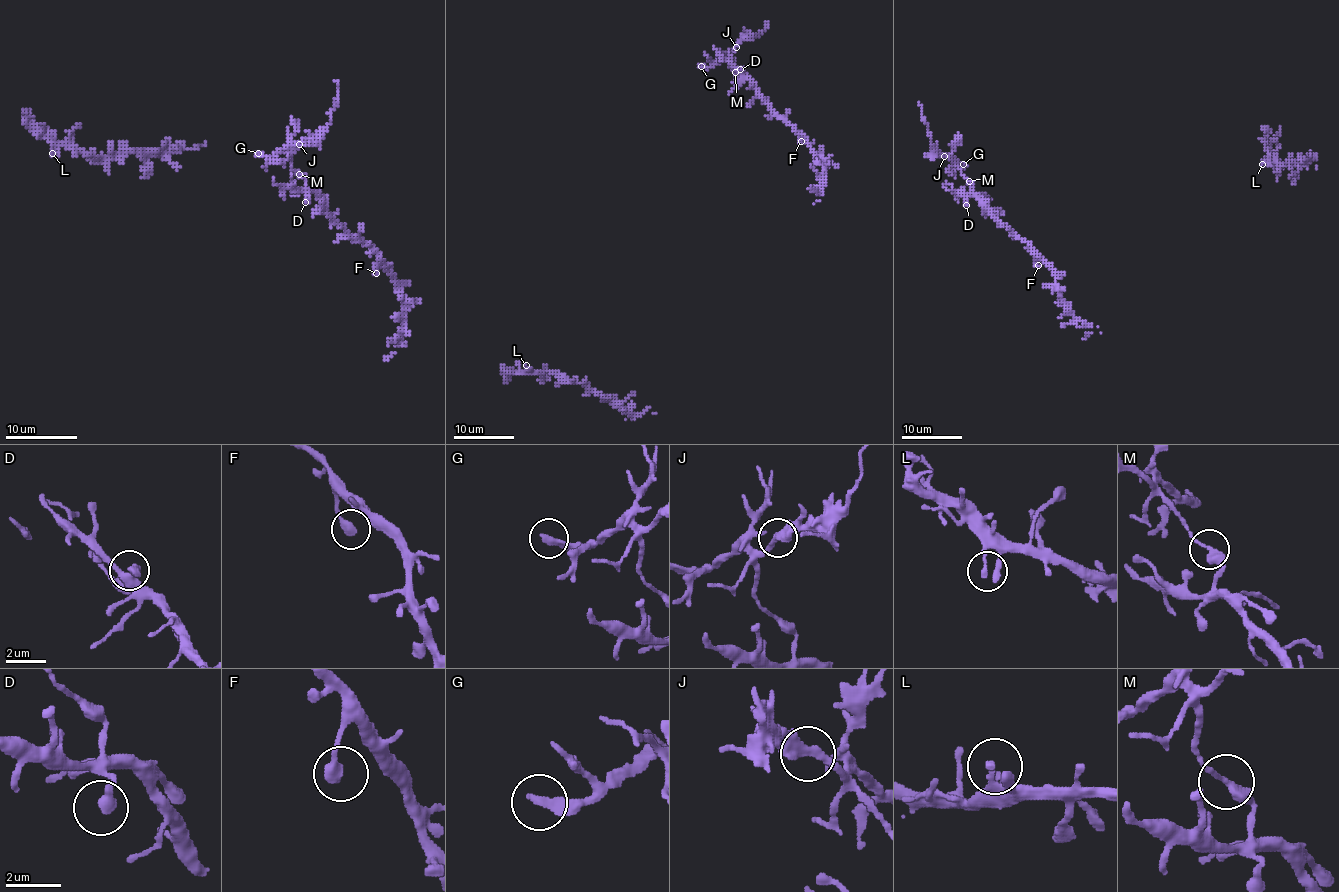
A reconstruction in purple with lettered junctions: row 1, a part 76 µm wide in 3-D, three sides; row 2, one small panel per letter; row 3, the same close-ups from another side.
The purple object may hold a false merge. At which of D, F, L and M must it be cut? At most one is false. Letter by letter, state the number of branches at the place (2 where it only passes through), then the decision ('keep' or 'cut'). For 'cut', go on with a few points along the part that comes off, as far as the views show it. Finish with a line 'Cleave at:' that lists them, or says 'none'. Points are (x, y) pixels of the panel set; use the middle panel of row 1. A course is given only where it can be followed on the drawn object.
D: 1 branches meet; keep
F: 1 branches meet; keep
L: 1 branches meet; keep
M: 2 branches meet; cut; foreign part runs (736, 72), (729, 66), (731, 54), (743, 41), (767, 27), (766, 21)
Cleave at: M

